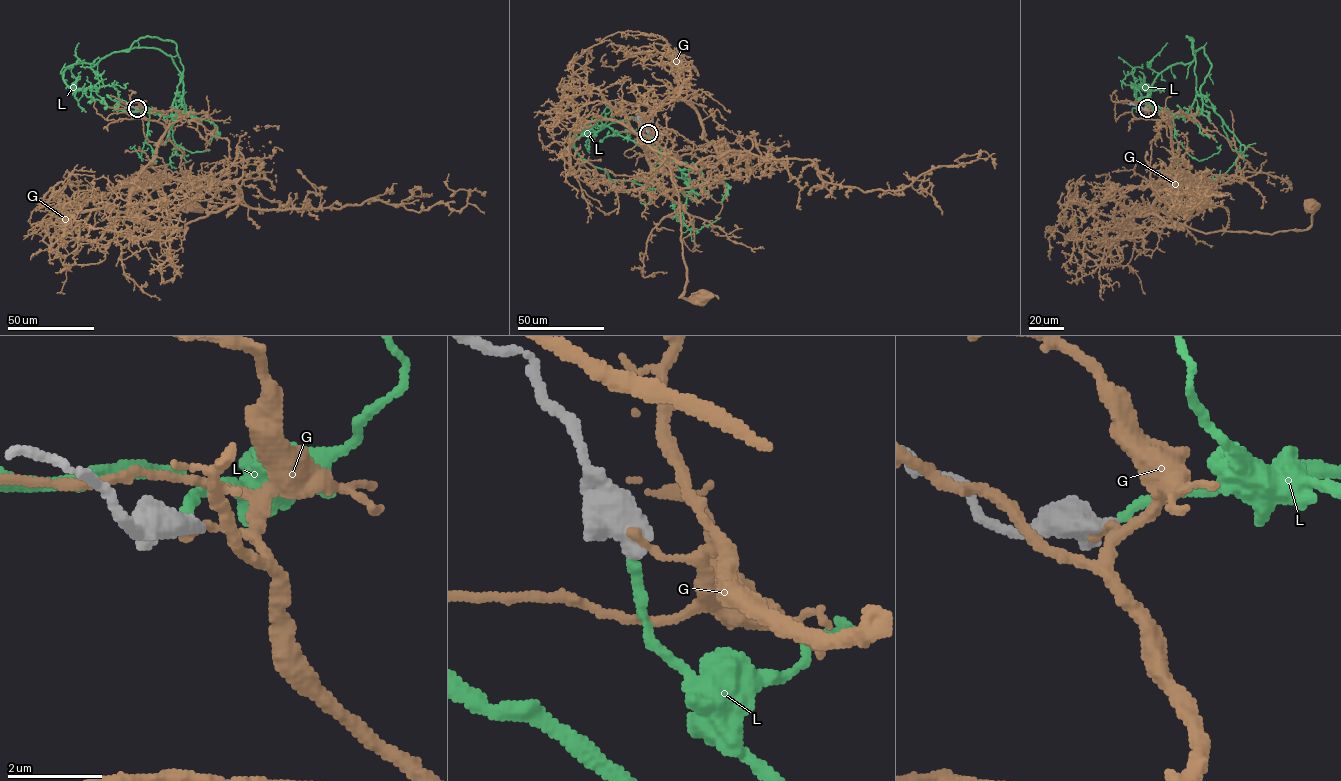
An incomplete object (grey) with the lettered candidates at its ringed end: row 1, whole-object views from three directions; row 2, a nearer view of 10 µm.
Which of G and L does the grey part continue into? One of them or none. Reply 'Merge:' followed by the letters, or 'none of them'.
Merge: L

